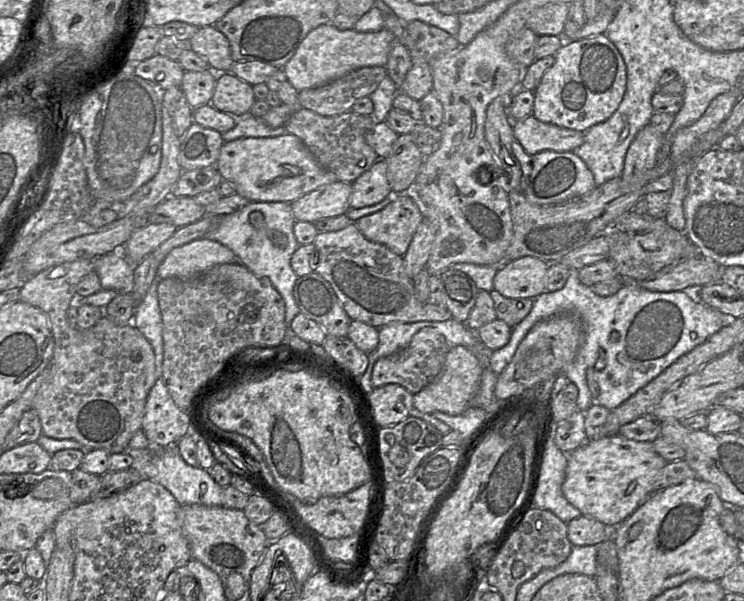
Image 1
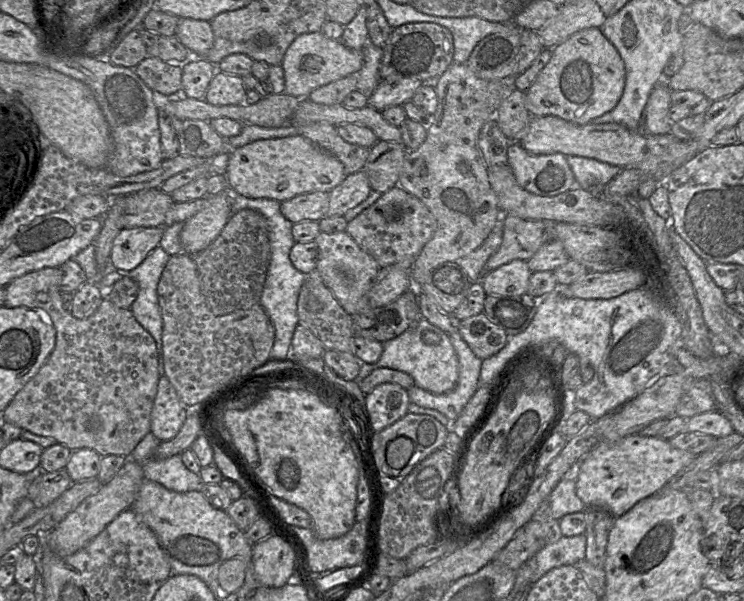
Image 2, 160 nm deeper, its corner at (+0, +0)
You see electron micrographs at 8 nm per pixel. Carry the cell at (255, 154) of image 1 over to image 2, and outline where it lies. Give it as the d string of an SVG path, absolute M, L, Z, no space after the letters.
M302 135L256 140L228 152L228 188L248 198L282 202L303 193L330 192L347 176L341 161Z

